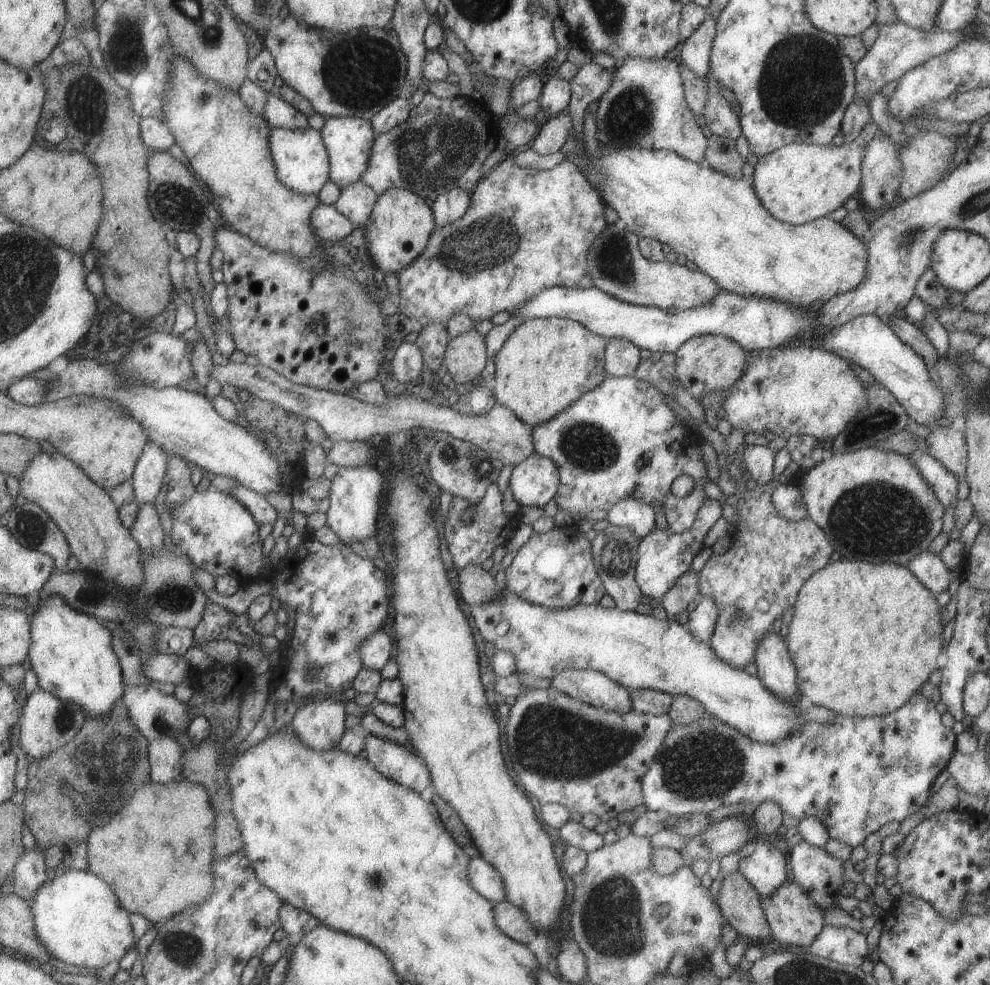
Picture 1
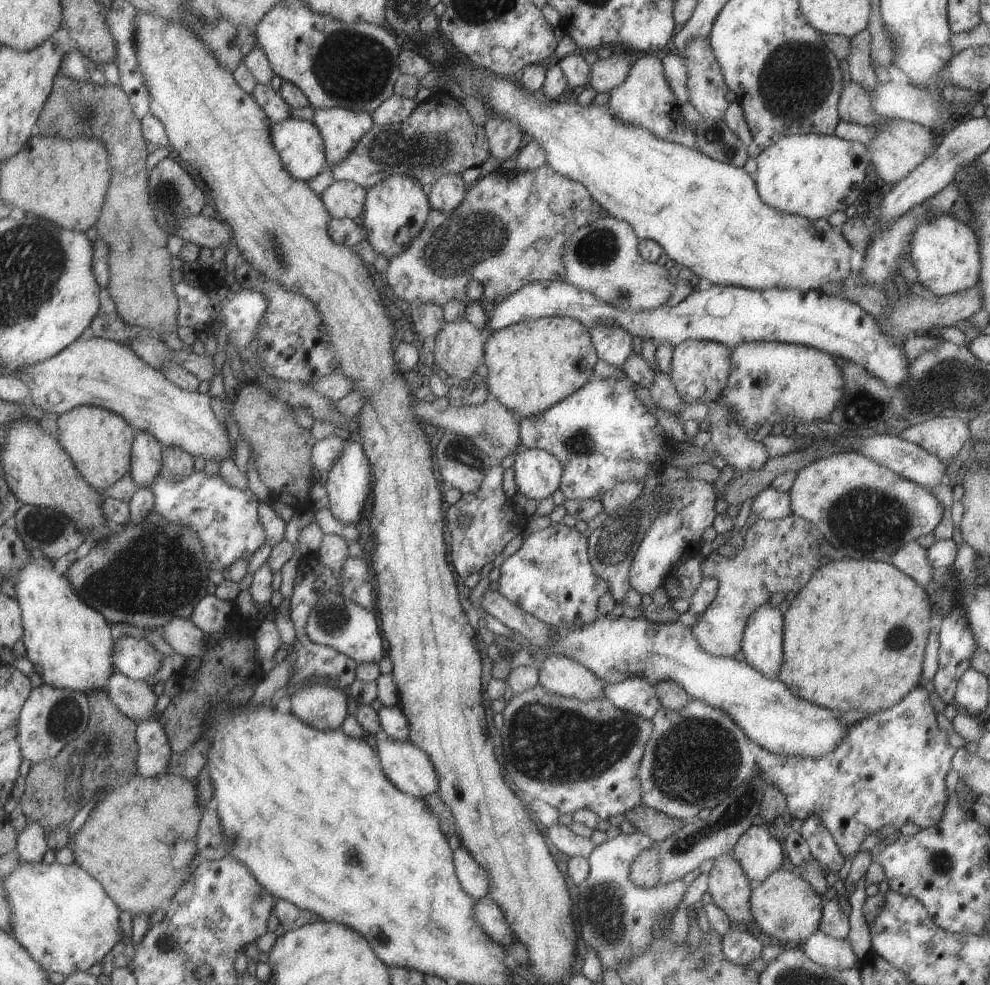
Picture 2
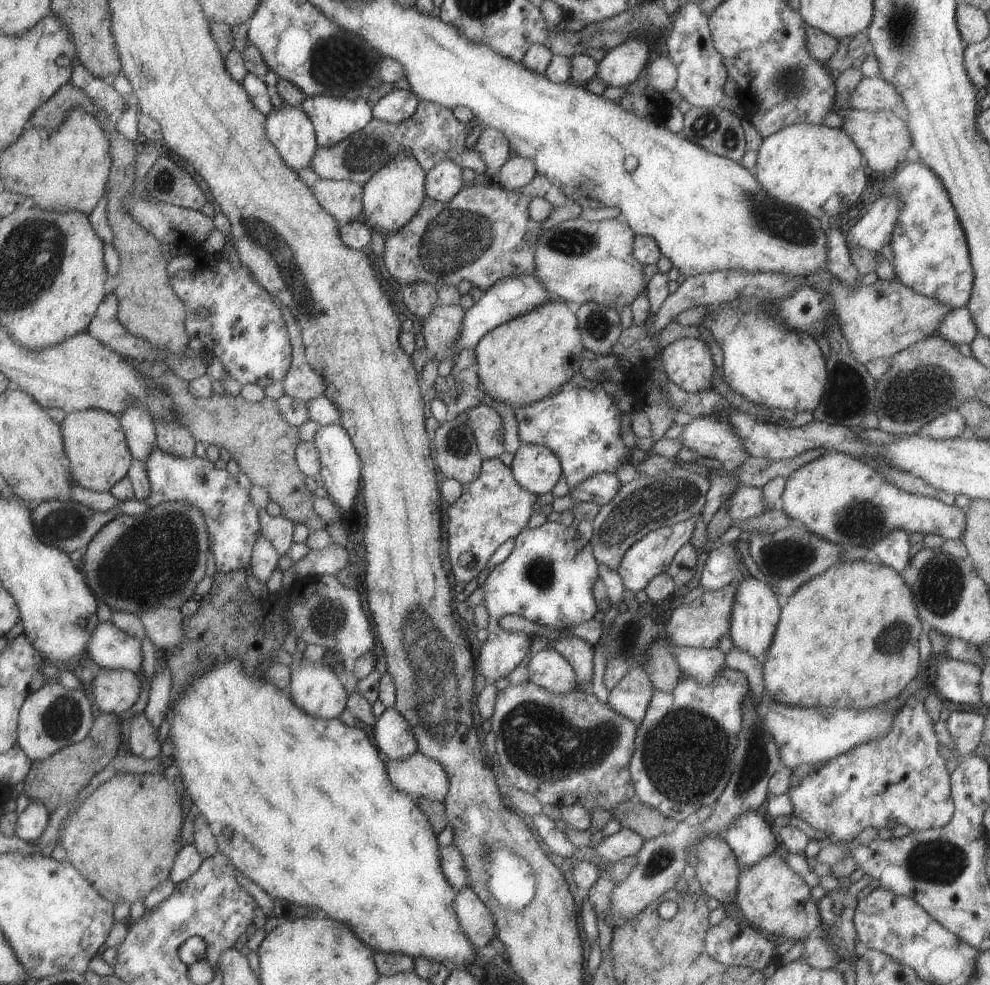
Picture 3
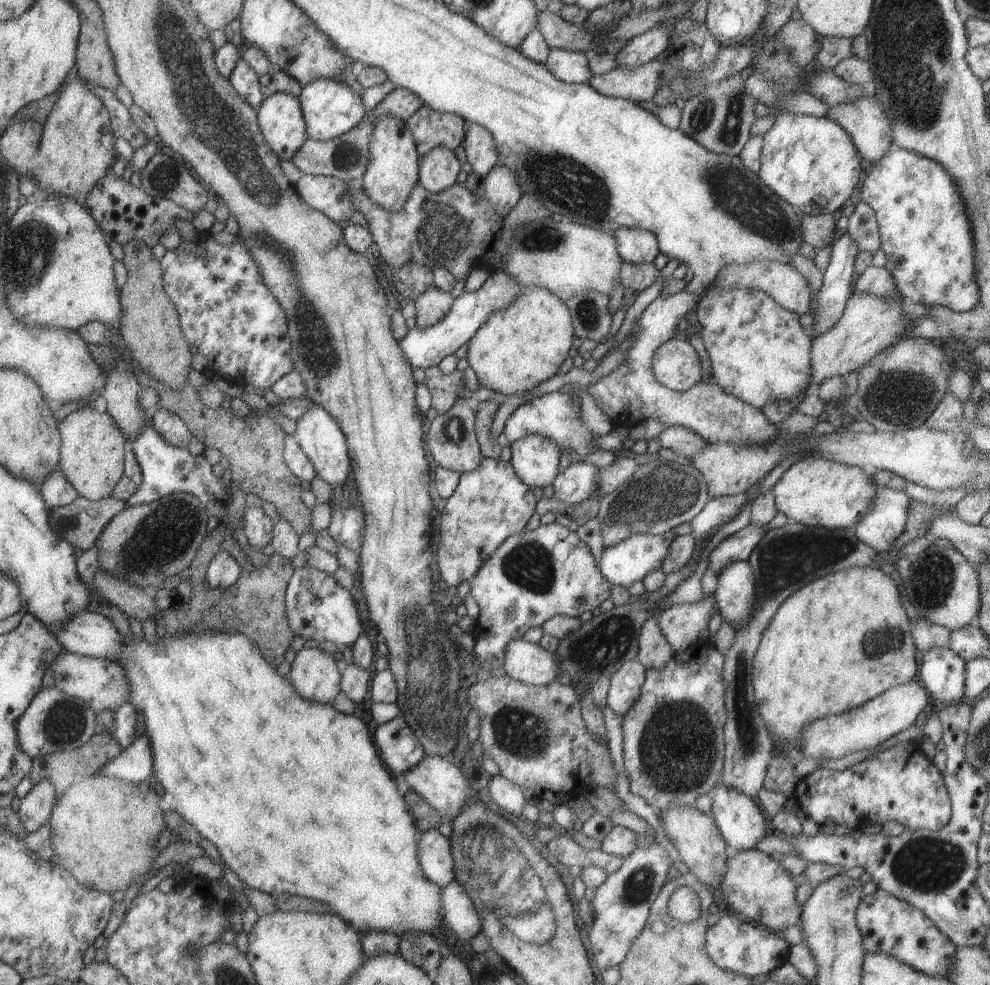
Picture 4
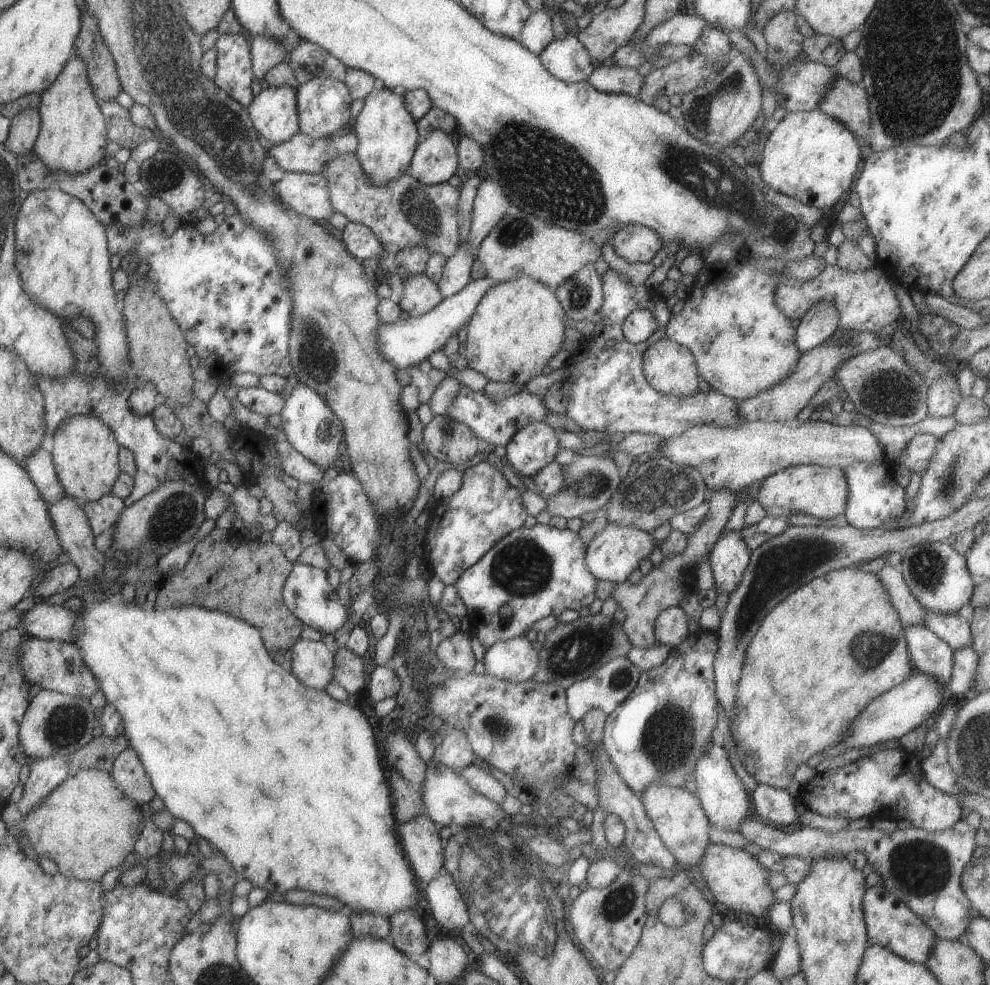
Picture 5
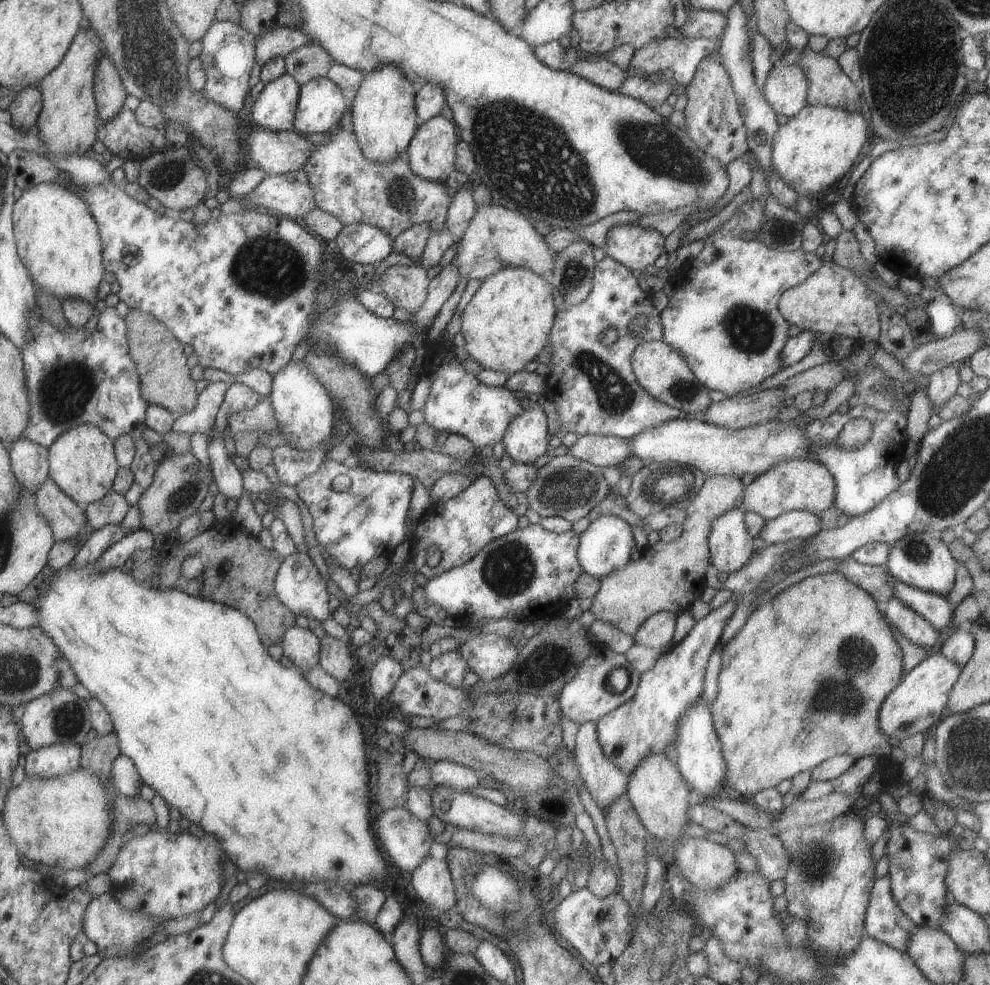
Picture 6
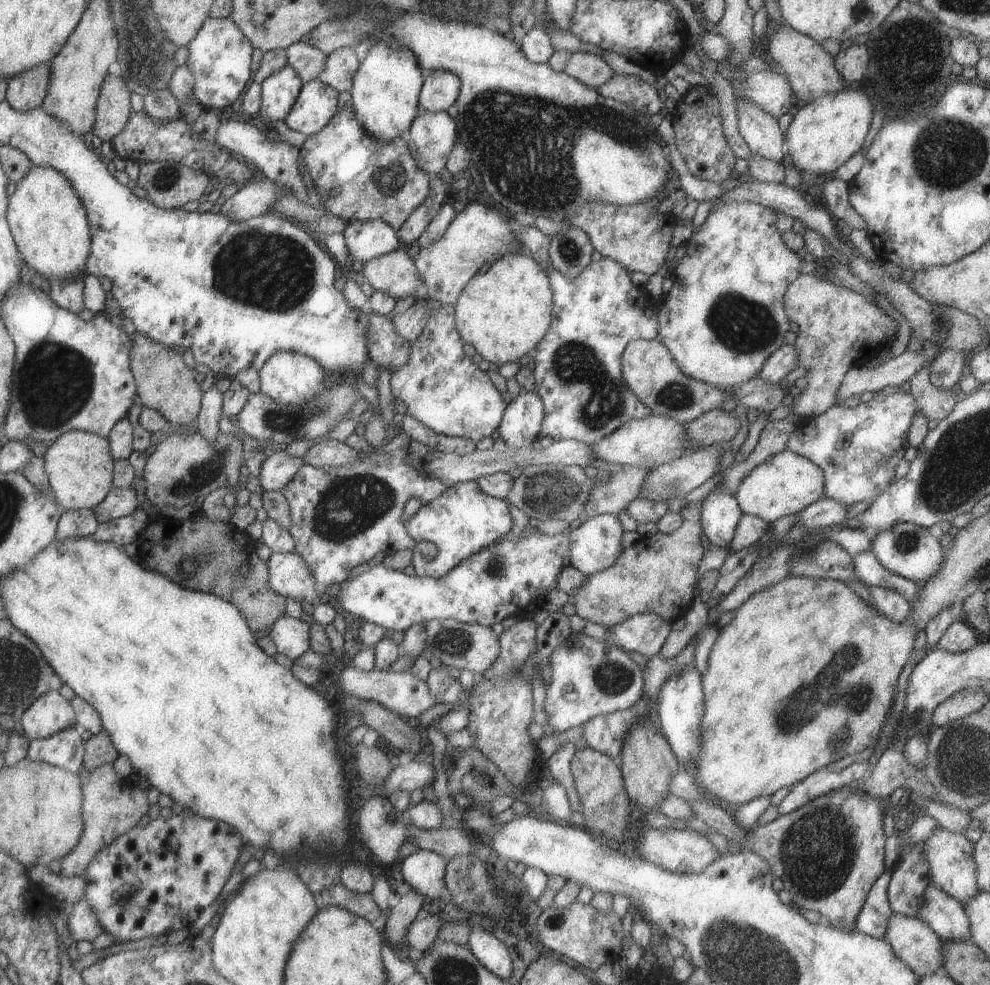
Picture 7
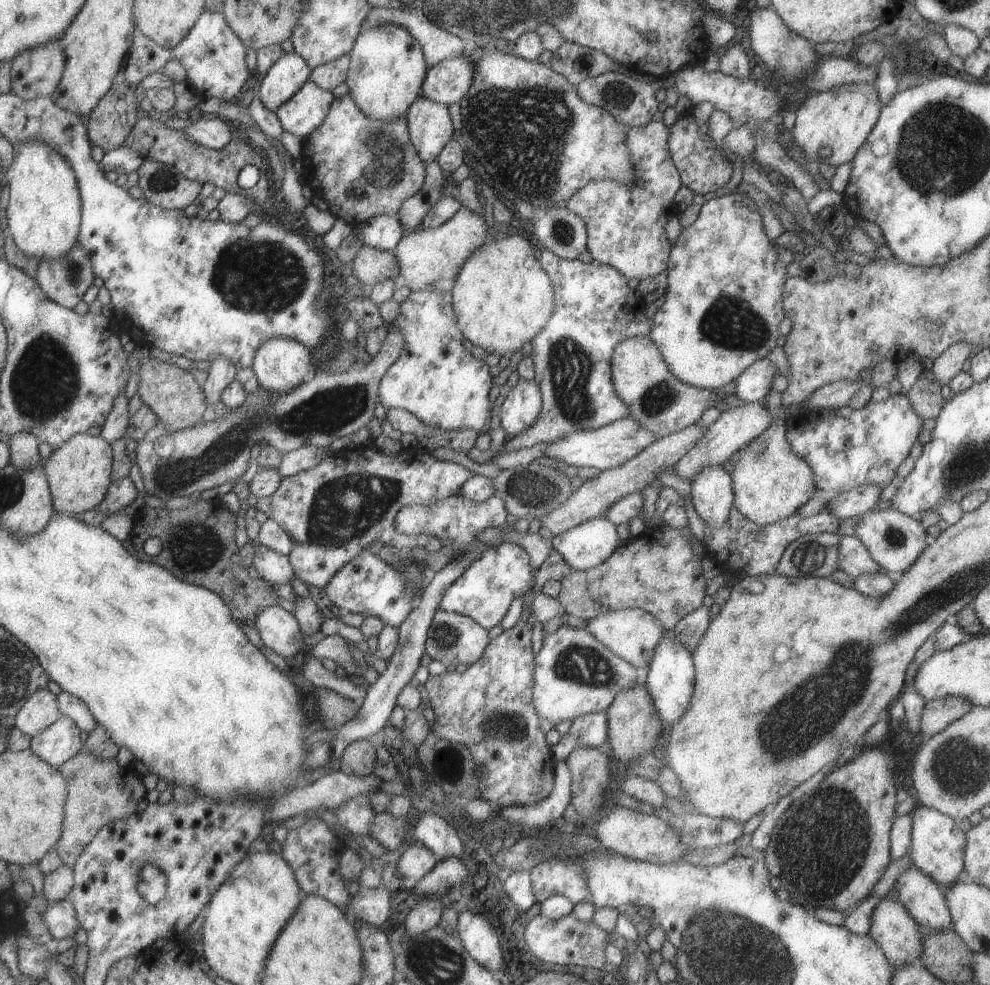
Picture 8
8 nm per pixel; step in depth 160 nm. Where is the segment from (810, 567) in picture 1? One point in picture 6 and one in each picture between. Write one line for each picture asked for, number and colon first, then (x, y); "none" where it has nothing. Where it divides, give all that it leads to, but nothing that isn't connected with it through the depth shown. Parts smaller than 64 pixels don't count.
2: (779, 555)
3: (701, 623)
4: (681, 624)
5: (670, 628)
6: (655, 631)

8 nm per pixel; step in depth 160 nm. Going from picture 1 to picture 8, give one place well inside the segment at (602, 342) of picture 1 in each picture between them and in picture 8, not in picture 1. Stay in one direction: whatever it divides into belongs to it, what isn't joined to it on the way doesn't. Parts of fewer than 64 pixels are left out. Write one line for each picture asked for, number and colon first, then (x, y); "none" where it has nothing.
2: (532, 365)
3: (519, 362)
4: (515, 349)
5: (516, 327)
6: (507, 321)
7: (503, 312)
8: (501, 298)

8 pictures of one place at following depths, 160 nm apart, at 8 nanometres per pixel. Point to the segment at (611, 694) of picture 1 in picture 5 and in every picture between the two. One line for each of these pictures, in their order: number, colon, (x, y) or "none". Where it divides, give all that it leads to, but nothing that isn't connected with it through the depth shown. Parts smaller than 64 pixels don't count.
2: (558, 674)
3: (547, 668)
4: (529, 663)
5: (514, 660)

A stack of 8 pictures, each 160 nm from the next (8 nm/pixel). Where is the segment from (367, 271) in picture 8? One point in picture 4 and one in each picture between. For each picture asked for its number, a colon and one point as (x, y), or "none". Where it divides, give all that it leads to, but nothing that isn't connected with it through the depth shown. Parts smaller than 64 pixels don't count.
4: (431, 305)
5: (419, 295)
6: (405, 286)
7: (394, 273)

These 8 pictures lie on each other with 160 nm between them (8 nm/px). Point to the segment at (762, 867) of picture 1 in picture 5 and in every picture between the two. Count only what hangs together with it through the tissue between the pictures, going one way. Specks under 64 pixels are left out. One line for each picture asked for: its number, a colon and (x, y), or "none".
2: (758, 853)
3: (749, 837)
4: (739, 820)
5: (725, 802)

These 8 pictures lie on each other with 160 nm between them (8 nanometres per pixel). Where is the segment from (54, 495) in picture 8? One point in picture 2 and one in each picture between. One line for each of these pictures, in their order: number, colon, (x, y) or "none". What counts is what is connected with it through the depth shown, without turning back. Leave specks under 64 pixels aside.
2: (98, 441)
3: (95, 445)
4: (92, 446)
5: (85, 453)
6: (81, 461)
7: (78, 464)

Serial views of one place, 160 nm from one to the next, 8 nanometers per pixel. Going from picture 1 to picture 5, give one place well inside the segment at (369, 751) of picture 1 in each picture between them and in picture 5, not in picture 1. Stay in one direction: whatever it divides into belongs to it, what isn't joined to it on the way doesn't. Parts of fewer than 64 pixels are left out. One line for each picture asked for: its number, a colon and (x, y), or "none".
2: (406, 766)
3: (415, 774)
4: (440, 783)
5: (448, 800)

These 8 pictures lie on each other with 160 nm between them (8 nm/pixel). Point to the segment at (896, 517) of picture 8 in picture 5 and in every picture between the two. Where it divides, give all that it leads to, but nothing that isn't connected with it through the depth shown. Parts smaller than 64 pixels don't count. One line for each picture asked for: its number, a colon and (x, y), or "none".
5: (935, 574)
6: (920, 560)
7: (907, 550)

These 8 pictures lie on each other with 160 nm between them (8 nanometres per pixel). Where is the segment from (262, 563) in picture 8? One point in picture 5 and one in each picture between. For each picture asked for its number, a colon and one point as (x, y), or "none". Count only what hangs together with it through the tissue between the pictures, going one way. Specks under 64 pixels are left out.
5: (306, 593)
6: (298, 585)
7: (288, 575)

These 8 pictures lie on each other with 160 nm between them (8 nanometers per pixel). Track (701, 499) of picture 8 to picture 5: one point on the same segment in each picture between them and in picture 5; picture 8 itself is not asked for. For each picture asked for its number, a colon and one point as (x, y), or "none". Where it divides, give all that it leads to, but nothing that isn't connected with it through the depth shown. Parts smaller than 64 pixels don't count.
5: (728, 557)
6: (730, 545)
7: (719, 514)

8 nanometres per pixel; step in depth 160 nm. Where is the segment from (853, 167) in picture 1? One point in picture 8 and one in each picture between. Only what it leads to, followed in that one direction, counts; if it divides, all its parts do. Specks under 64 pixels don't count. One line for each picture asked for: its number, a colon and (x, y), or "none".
2: (812, 176)
3: (818, 169)
4: (810, 162)
5: (812, 157)
6: (817, 146)
7: (827, 131)
8: (830, 126)

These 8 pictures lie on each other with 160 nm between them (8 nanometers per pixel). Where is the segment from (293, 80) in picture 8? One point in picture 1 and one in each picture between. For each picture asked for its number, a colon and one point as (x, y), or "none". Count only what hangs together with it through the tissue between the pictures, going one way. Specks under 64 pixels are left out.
1: (301, 163)
2: (298, 143)
3: (289, 130)
4: (280, 119)
5: (273, 114)
6: (274, 108)
7: (278, 91)

